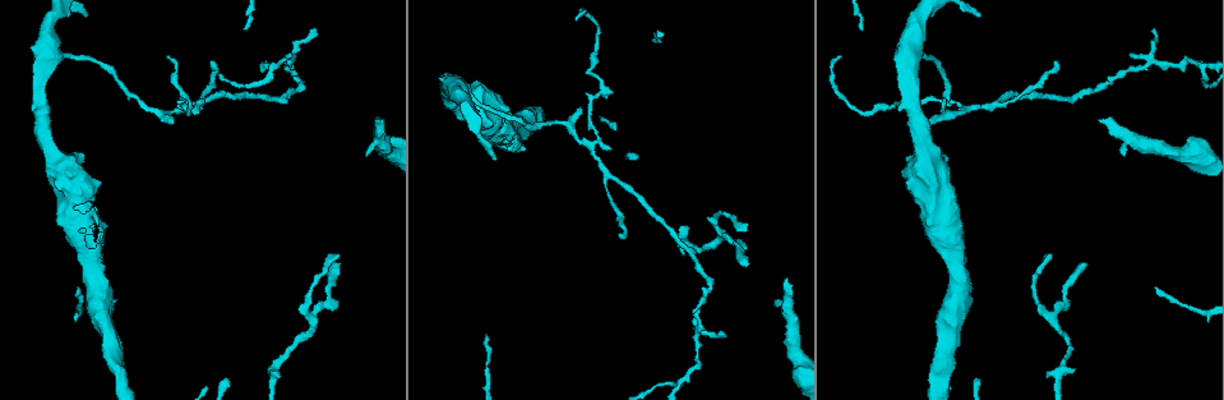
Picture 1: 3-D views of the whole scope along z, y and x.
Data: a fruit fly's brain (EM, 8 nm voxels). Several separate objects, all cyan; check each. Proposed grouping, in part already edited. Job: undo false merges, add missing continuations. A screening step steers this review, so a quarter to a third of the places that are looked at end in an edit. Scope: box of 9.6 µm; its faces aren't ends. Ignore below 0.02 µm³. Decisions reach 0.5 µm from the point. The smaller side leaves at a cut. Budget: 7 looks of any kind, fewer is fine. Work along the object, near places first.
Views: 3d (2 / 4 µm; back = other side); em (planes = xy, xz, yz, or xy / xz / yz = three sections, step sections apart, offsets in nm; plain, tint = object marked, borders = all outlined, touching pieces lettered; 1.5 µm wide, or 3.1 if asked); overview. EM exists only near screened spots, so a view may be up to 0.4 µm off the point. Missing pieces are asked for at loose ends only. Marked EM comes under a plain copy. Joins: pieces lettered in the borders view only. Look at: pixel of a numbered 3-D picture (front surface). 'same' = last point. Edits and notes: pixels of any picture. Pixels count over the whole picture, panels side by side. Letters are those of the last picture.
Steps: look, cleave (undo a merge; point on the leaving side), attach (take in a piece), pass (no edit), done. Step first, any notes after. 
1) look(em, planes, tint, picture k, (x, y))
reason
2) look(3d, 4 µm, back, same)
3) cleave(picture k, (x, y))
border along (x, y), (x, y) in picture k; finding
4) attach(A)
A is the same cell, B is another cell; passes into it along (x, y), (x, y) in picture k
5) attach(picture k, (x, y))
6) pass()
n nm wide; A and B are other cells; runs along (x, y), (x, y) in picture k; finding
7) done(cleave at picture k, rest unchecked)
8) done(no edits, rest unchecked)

look(em, 3.1 µm, xy, step 16, borders, picture 1, (787, 279))
an open end

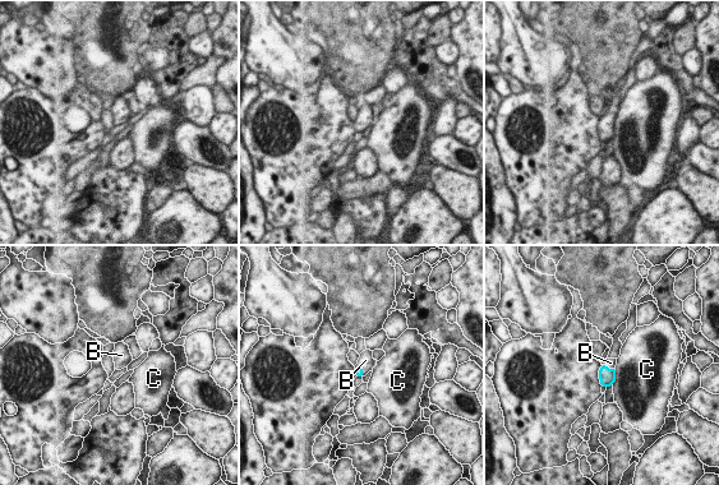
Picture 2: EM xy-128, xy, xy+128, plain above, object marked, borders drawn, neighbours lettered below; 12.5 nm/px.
attach(B)
C touches over 220 nm; B is the same cell, C is another cell; passes into it along (358, 370), (362, 369), (365, 360) in picture 2; it goes on there

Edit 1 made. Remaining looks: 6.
look(em, planes, borders, picture 1, (1054, 60))
tapers out

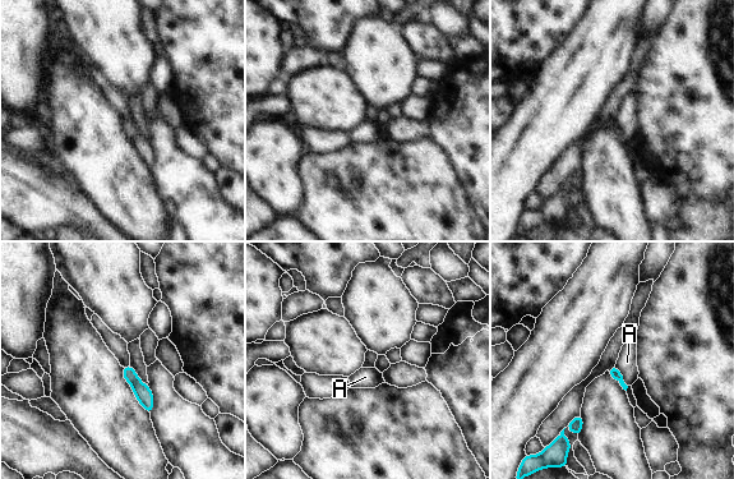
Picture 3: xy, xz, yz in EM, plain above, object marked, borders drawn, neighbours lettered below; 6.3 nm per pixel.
pass()
A is another cell; runs along (125, 369), (144, 395), (148, 409) in picture 3; none of them fits

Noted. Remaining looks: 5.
look(3d, 2 µm, back, picture 1, (589, 147))
three arms meet

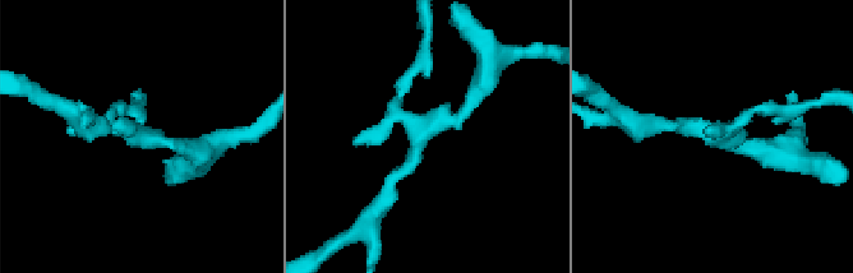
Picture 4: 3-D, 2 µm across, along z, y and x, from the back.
look(em, yz, step 8, tint, picture 4, (725, 134))
now the EM

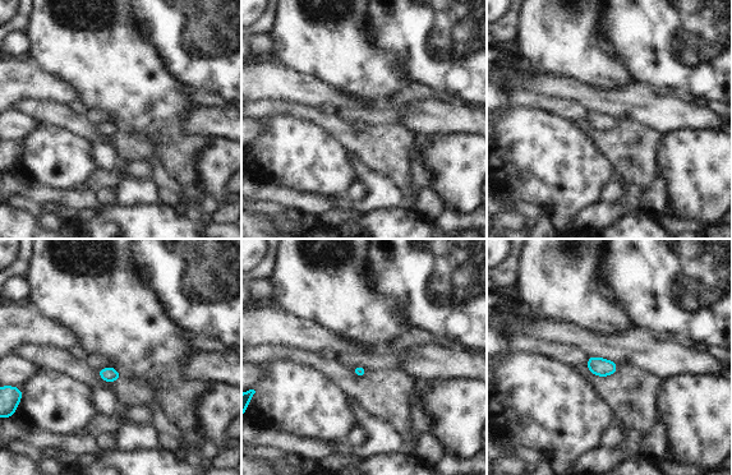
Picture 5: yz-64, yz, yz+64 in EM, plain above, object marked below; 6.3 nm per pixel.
look(em, planes, borders, same)
another direction

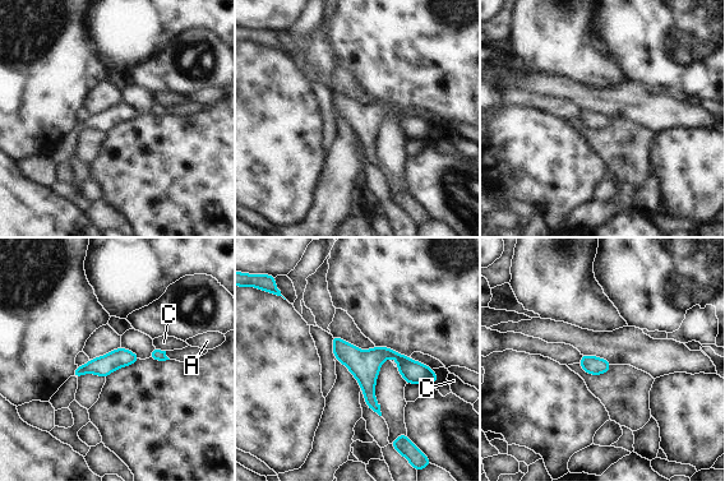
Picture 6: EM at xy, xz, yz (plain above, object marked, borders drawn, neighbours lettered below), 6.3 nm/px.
pass()
C touches over 80 nm; A and C are other cells; all the same neuron

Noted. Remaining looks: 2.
done(attach at picture 2, rest unchecked)

